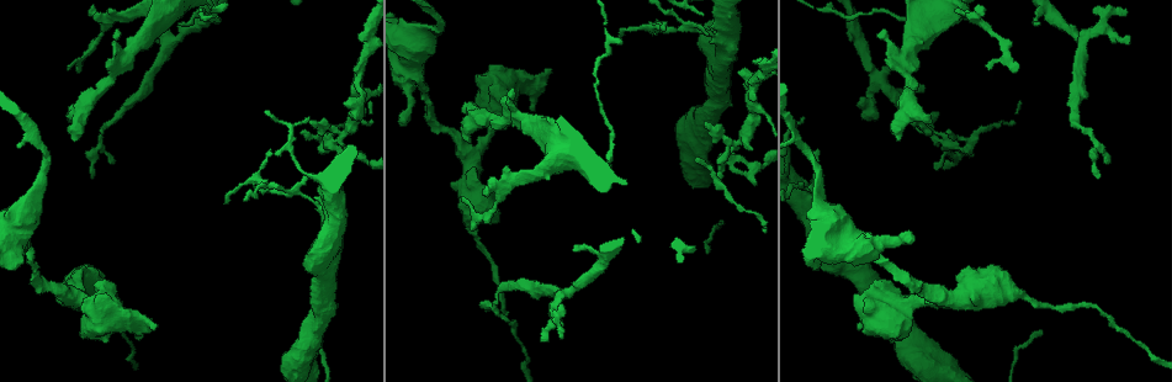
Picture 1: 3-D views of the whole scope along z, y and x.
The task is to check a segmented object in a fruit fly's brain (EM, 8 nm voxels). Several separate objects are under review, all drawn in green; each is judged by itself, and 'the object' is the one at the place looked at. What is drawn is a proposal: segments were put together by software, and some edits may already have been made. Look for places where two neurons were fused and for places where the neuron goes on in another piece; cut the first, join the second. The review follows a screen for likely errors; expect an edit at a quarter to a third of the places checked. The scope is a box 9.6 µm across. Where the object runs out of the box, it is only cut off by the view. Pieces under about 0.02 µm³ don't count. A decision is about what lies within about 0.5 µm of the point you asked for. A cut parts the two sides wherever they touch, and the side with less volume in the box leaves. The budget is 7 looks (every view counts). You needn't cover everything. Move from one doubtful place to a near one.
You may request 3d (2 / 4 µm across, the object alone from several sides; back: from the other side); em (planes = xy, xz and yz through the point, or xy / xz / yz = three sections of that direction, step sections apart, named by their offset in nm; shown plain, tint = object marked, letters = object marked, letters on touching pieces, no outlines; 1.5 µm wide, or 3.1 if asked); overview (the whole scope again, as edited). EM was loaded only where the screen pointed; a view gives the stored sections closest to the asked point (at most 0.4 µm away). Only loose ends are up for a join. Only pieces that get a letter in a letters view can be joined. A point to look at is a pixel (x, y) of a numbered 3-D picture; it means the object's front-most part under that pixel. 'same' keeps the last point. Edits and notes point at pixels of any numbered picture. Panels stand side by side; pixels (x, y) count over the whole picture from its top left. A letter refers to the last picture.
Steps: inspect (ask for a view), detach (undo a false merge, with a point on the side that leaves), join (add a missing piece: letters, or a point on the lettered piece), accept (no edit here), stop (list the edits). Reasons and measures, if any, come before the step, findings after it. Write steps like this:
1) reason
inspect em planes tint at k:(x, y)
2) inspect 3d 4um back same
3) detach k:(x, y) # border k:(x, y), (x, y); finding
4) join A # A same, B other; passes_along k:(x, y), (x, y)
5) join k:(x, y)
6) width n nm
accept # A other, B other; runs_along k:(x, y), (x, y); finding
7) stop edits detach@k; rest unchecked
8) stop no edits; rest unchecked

an open end
inspect 3d 4um back at 1:(561, 338)

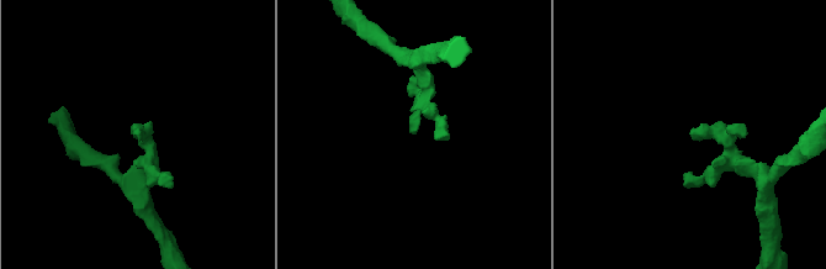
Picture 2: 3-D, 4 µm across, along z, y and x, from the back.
now the EM
inspect em xz step 8 tint at 2:(133, 132)

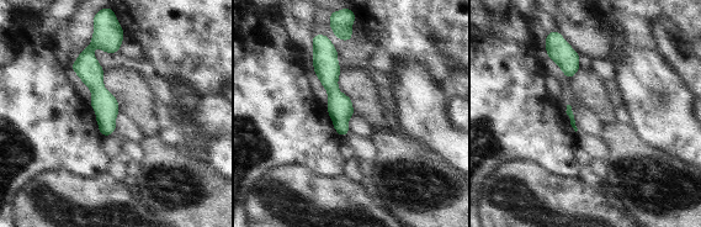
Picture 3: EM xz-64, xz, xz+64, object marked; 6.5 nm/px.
inspect em planes letters same

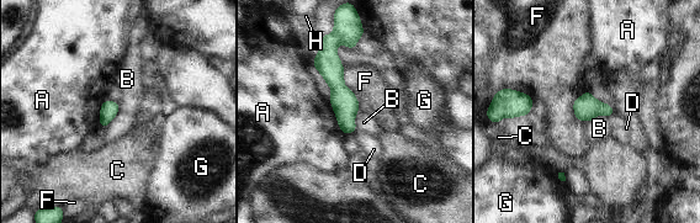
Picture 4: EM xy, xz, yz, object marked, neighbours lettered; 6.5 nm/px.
accept # A other, B other, C other, D other, F other, G other, H other; runs_along 4:(349, 36), (332, 47), (345, 129); no lettered piece goes on from it

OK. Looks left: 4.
stops while still wide
inspect em planes plain at 1:(819, 269)

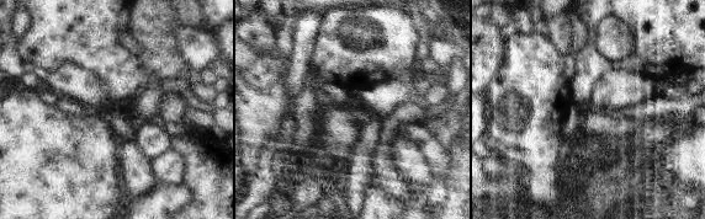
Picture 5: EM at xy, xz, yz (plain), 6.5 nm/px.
inspect em planes letters same

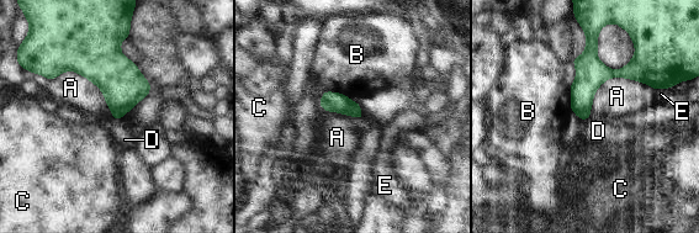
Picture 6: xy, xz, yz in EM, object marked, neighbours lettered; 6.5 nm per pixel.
longest_contact A 480 nm
accept # A other, B other, C other, D other, E other; none of them fits

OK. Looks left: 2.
calibre changes
inspect em planes letters at 1:(1022, 296)

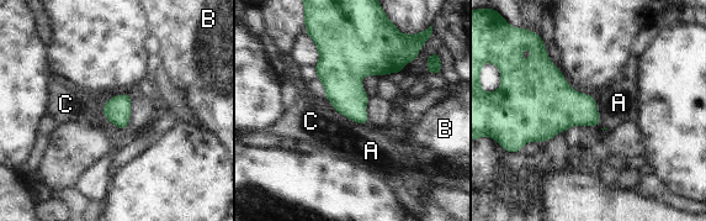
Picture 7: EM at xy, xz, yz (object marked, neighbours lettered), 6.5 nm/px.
accept # A other, B other, C other; border 7:(325, 99), (333, 106); all the same neuron

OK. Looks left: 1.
stop no edits; rest unchecked

